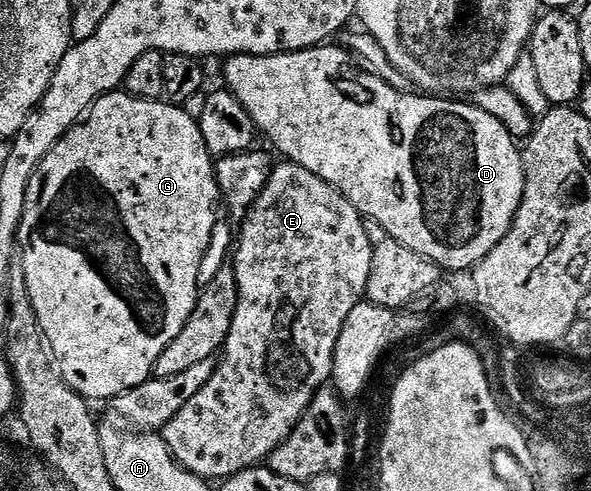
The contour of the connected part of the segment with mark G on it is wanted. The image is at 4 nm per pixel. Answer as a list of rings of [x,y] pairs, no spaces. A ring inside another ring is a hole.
[[[123,90],[108,92],[105,96],[99,96],[92,104],[92,107],[88,109],[80,123],[73,126],[72,129],[57,142],[54,150],[50,150],[50,154],[46,154],[46,158],[42,158],[42,162],[34,170],[34,178],[30,178],[30,186],[26,190],[26,206],[20,219],[18,262],[24,271],[26,290],[30,294],[30,302],[34,302],[34,314],[38,314],[38,322],[42,326],[46,338],[50,338],[50,346],[54,350],[54,358],[62,370],[62,378],[79,396],[83,396],[84,399],[89,402],[95,402],[95,400],[108,400],[108,402],[112,402],[122,393],[134,390],[134,386],[142,386],[142,382],[153,379],[156,371],[156,363],[162,354],[162,350],[166,350],[166,346],[170,346],[170,342],[174,342],[174,338],[178,338],[178,334],[182,334],[182,326],[186,326],[186,322],[190,318],[190,314],[196,305],[196,298],[202,291],[200,267],[204,264],[204,251],[211,246],[212,235],[216,232],[216,200],[219,201],[220,199],[220,187],[216,185],[216,165],[214,163],[214,157],[212,153],[209,152],[206,142],[202,138],[199,120],[190,118],[190,115],[187,114],[187,108],[169,104],[163,99],[143,100]]]

